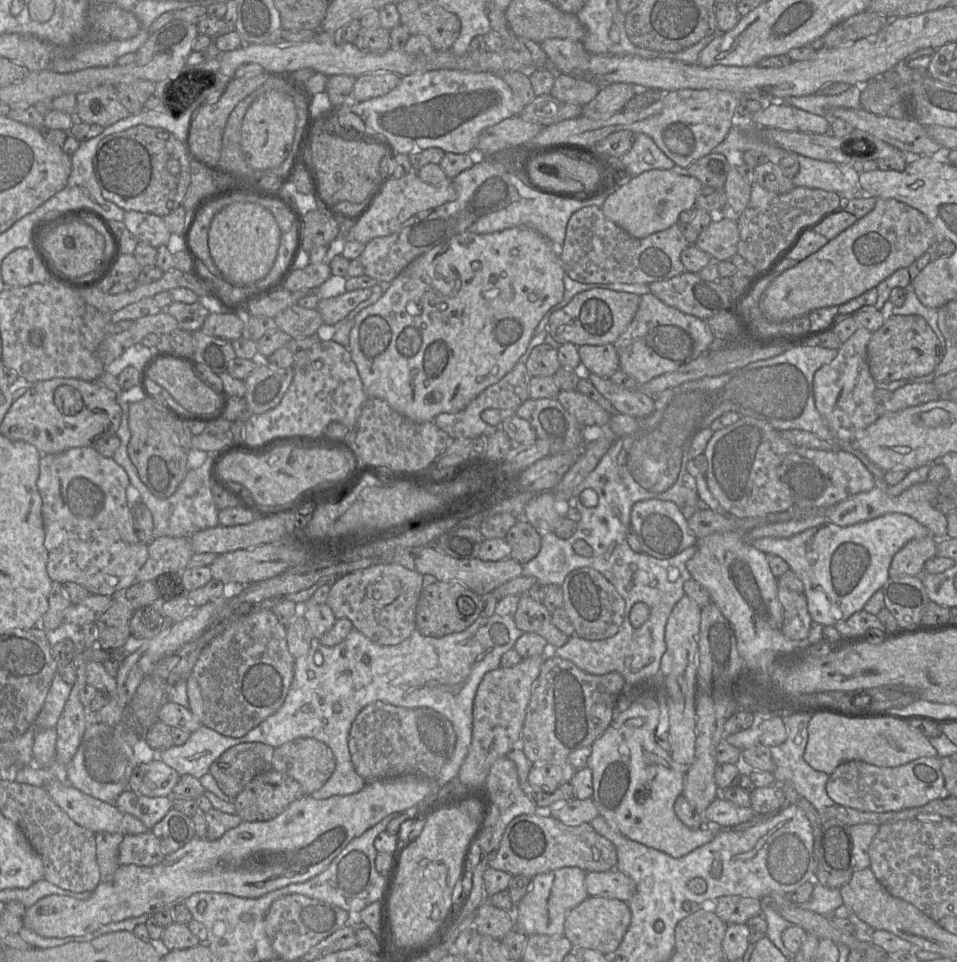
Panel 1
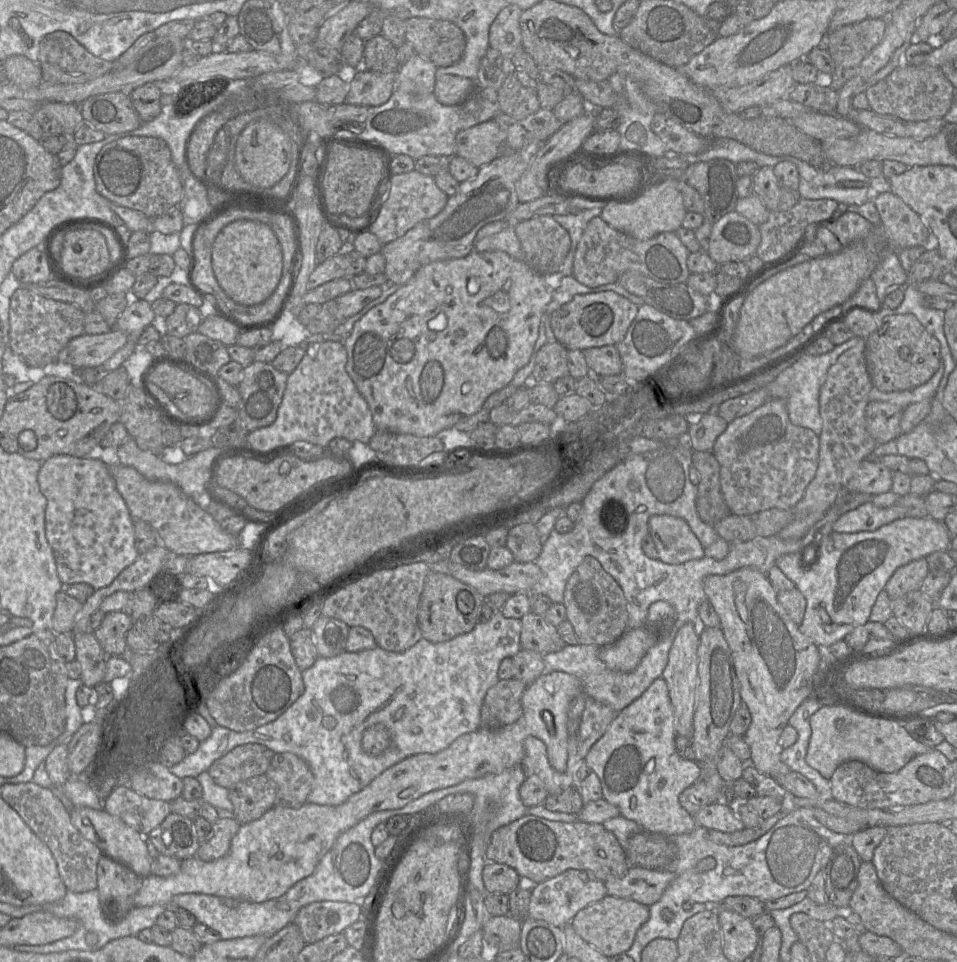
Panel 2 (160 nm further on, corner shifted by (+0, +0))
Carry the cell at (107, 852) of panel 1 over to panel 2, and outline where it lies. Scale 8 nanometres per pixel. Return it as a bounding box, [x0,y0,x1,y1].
[97,854,143,922]

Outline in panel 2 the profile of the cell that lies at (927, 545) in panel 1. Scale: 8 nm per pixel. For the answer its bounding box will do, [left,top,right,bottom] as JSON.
[884,558,928,600]

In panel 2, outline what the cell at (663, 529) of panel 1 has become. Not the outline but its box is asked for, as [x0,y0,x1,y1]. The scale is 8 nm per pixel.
[648,515,705,564]

